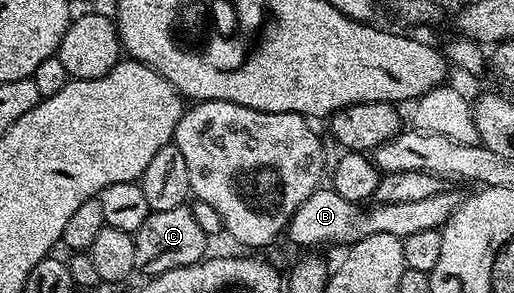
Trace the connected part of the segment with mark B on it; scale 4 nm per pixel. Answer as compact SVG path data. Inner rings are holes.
M321 186L310 194L310 198L306 198L306 202L302 202L302 206L298 206L298 210L294 210L286 229L286 240L288 236L290 243L304 248L300 250L312 250L315 249L312 248L315 244L344 244L343 246L351 246L358 243L360 239L369 238L372 234L392 234L403 238L410 234L418 234L421 230L439 230L452 217L456 207L460 205L461 199L461 193L445 190L419 202L373 203L371 206L365 206L342 198L342 194L338 194L331 186Z

